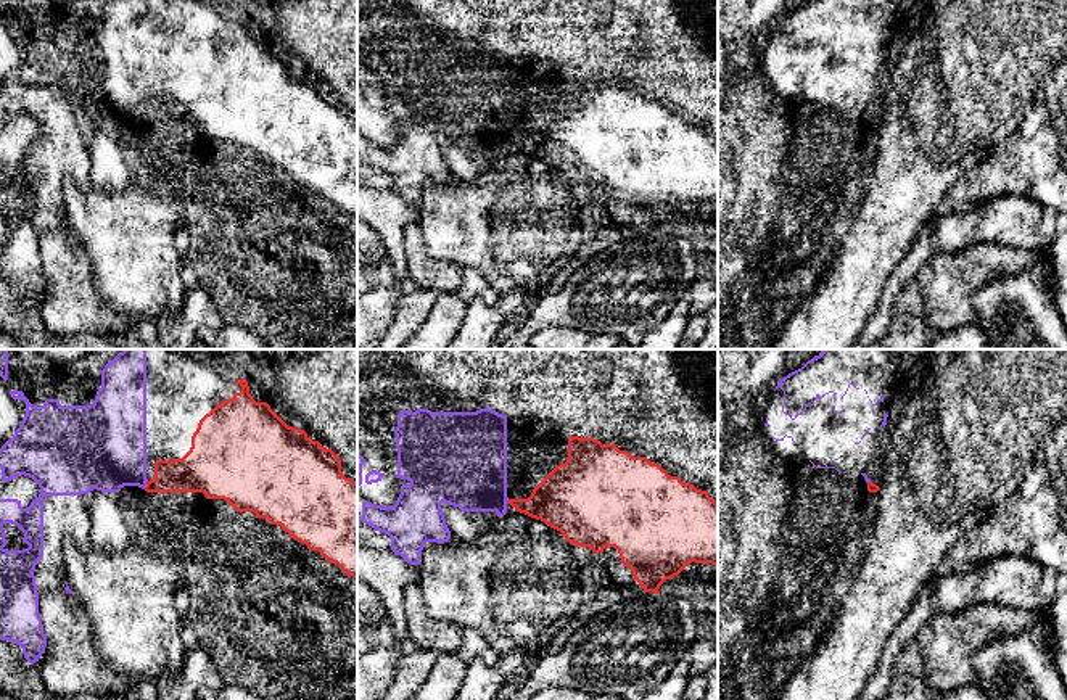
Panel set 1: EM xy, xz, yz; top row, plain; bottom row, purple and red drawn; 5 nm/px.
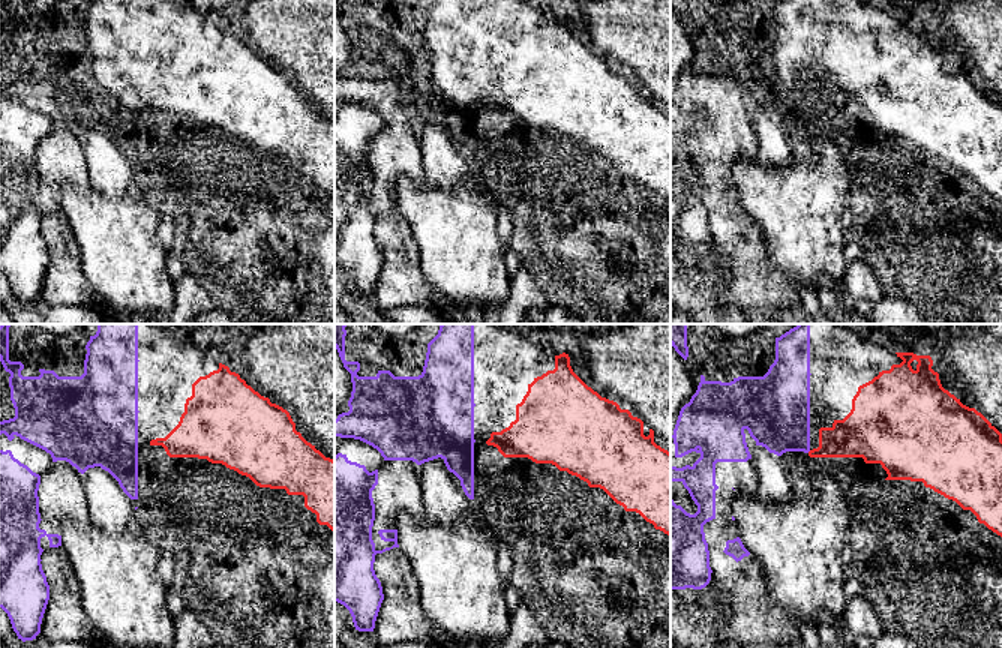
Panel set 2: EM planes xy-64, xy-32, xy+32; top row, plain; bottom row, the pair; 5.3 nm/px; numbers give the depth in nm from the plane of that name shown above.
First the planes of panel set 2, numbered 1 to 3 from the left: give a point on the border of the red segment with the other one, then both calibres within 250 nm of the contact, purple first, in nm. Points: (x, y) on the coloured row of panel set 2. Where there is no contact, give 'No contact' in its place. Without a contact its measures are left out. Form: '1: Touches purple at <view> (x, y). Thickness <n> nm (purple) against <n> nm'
1: No contact
2: No contact
3: No contact

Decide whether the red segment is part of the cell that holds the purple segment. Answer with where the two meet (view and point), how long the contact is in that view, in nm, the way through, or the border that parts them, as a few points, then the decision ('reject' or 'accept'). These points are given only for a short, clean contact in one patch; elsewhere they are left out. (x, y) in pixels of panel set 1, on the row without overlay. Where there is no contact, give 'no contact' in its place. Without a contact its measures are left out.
meets purple in xy at (145, 124); contact 50 nm long; runs through xy (108, 90), (145, 124), (193, 111); accept

